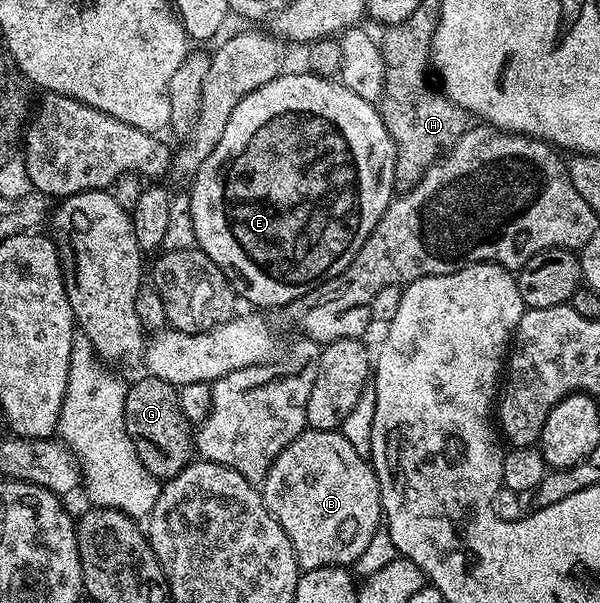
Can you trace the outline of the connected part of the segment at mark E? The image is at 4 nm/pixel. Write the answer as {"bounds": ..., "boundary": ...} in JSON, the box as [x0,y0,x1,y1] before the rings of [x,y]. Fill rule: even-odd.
{"bounds":[191,71,396,309],"boundary":[[[285,71],[272,81],[266,82],[260,89],[242,98],[230,120],[226,122],[226,130],[218,146],[202,162],[198,174],[191,181],[192,187],[192,232],[196,235],[195,247],[200,248],[226,274],[237,297],[248,304],[257,304],[260,308],[279,309],[291,300],[297,300],[302,294],[314,290],[322,282],[342,274],[350,262],[362,250],[362,242],[374,230],[374,226],[382,218],[382,214],[394,199],[396,182],[396,147],[380,117],[380,109],[373,101],[354,94],[343,82],[336,78],[315,76],[314,73]]]}

